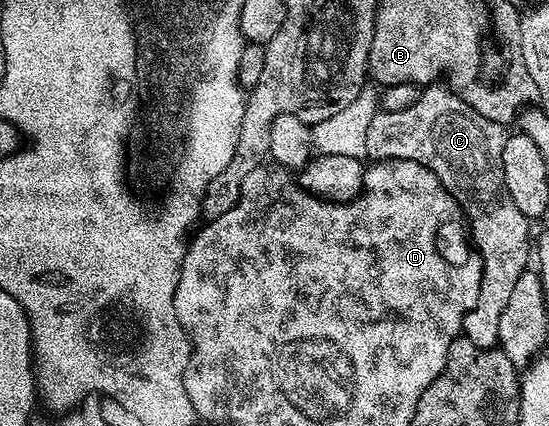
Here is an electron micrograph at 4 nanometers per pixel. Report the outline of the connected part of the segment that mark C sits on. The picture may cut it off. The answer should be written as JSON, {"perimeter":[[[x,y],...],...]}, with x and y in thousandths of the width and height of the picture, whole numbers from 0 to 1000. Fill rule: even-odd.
{"perimeter":[[[811,200],[776,202],[769,211],[761,235],[756,237],[756,246],[749,246],[745,256],[736,256],[734,263],[689,258],[685,275],[676,284],[676,293],[668,293],[668,366],[679,378],[707,378],[712,373],[747,373],[749,378],[756,378],[763,387],[785,397],[792,406],[792,415],[800,415],[803,432],[821,453],[821,462],[829,462],[829,472],[840,484],[840,502],[851,526],[851,542],[858,554],[858,568],[876,599],[876,676],[872,678],[872,707],[862,718],[858,739],[860,746],[902,754],[916,735],[916,725],[923,716],[923,697],[931,697],[931,678],[938,678],[938,660],[945,660],[949,643],[965,624],[967,552],[964,561],[964,533],[967,533],[967,516],[953,500],[945,500],[945,491],[938,481],[938,472],[931,472],[931,453],[923,453],[923,434],[916,425],[916,340],[920,338],[920,319],[923,315],[922,300],[911,289],[903,289],[872,265],[865,265],[865,256],[858,256],[858,246],[845,242],[823,209],[816,202],[803,202]]]}

